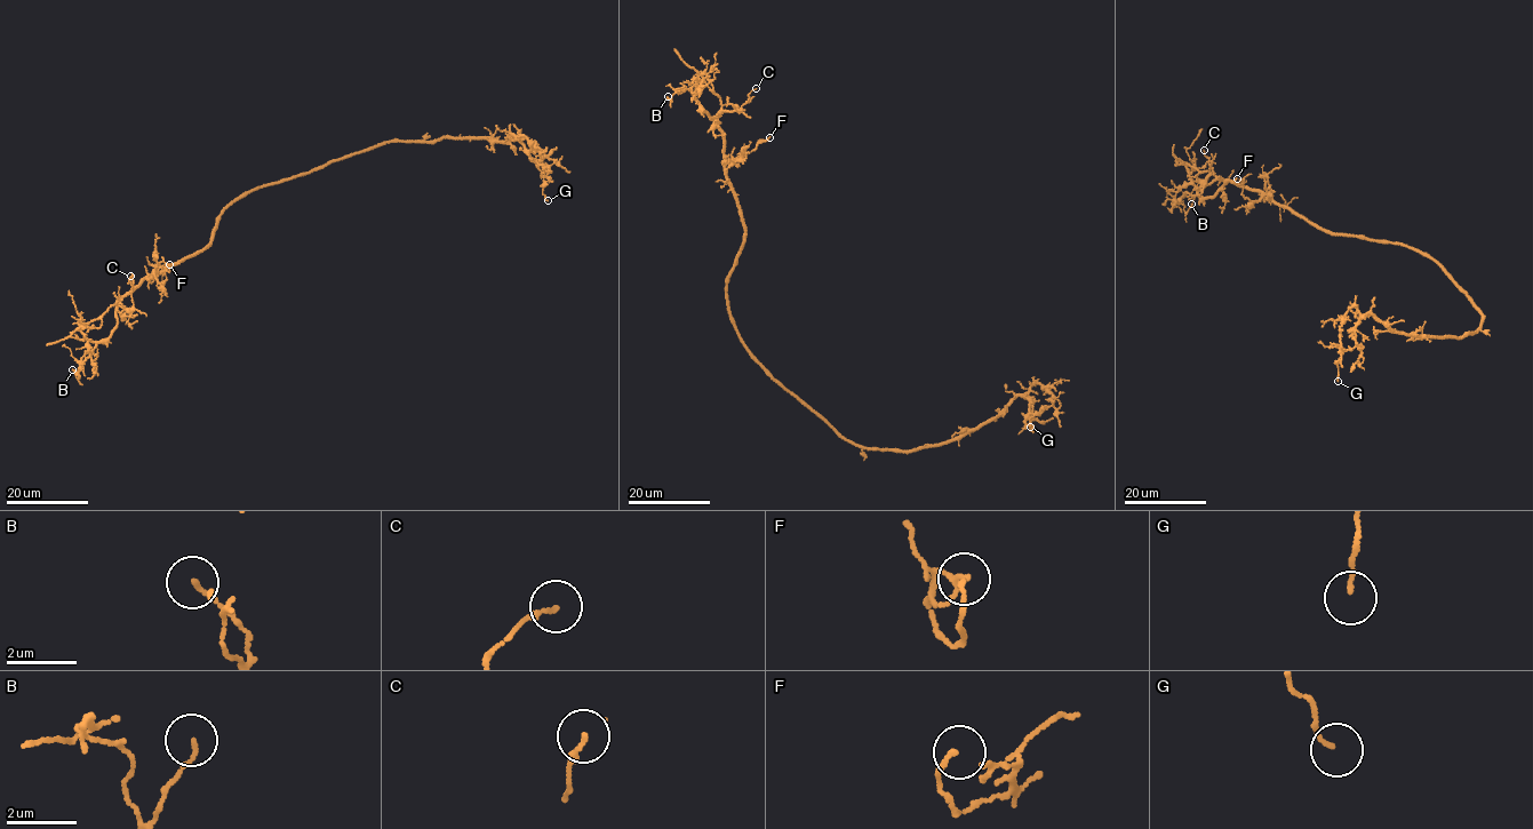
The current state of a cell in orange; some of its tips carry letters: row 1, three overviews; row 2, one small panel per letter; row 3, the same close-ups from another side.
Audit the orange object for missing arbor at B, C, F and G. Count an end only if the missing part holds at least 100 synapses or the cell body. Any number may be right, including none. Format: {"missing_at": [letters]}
{"missing_at": []}

